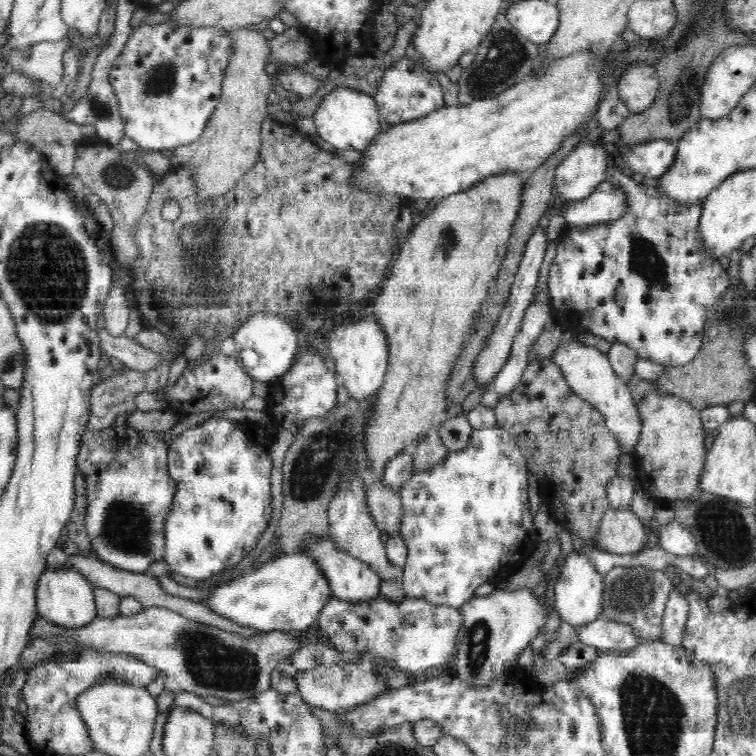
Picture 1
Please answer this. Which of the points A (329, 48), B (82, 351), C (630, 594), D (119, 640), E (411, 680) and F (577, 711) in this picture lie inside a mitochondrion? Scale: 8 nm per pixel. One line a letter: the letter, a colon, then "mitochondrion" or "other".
A: other
B: other
C: mitochondrion
D: other
E: other
F: other

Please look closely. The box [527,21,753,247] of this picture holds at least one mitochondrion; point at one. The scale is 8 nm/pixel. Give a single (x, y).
(679, 101)

